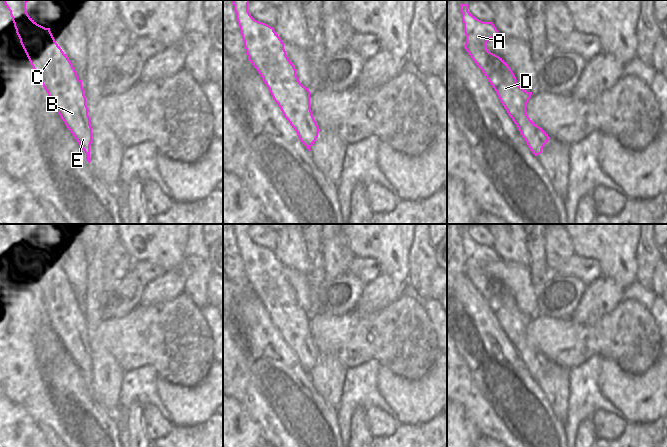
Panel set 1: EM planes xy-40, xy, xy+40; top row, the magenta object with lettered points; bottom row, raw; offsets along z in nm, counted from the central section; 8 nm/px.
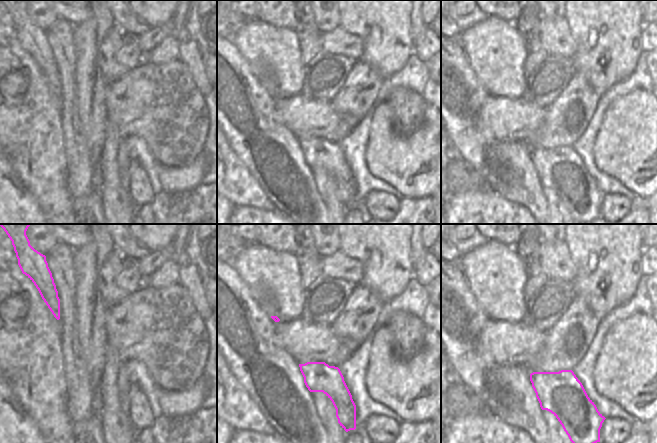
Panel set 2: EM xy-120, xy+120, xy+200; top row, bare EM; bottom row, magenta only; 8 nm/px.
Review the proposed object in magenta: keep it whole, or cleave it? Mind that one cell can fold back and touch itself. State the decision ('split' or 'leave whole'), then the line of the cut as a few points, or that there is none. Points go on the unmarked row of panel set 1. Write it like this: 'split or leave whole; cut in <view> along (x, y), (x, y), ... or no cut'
leave whole; no cut

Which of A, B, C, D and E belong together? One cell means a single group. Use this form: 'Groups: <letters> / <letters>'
Groups: A B C D E

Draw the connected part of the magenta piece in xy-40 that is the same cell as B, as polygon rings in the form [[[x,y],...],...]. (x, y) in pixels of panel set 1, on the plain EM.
[[[3,224],[10,235],[20,267],[36,297],[36,305],[41,306],[48,317],[48,323],[56,333],[68,354],[72,357],[90,387],[90,369],[92,367],[92,351],[86,329],[86,321],[82,304],[60,270],[56,267],[50,252],[37,248],[27,237],[26,227],[29,224]]]

